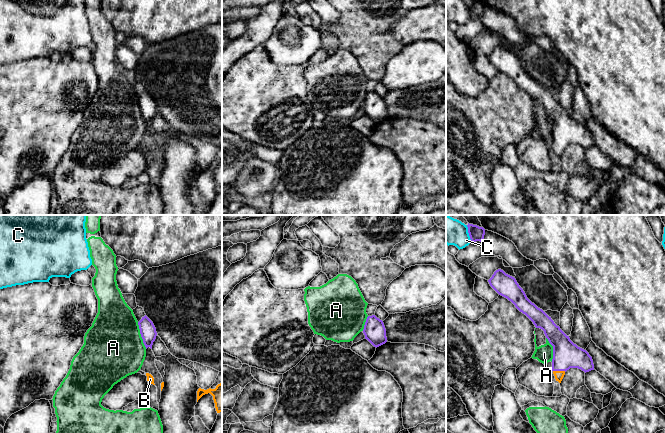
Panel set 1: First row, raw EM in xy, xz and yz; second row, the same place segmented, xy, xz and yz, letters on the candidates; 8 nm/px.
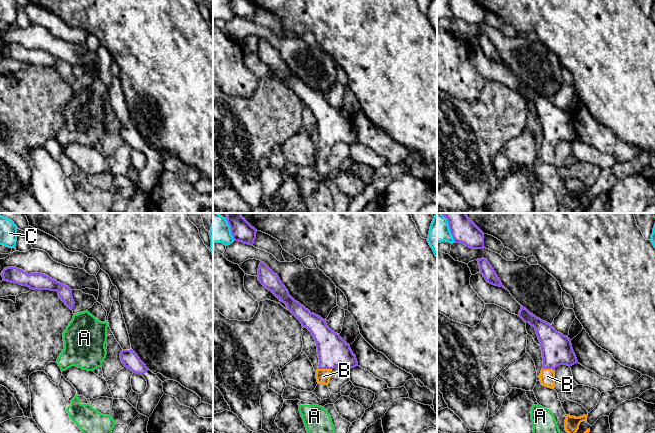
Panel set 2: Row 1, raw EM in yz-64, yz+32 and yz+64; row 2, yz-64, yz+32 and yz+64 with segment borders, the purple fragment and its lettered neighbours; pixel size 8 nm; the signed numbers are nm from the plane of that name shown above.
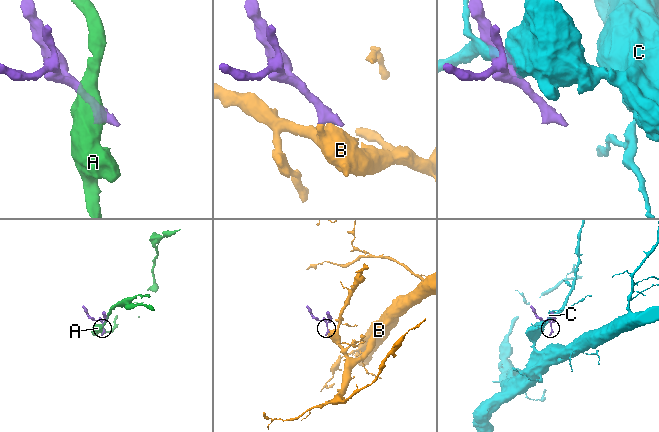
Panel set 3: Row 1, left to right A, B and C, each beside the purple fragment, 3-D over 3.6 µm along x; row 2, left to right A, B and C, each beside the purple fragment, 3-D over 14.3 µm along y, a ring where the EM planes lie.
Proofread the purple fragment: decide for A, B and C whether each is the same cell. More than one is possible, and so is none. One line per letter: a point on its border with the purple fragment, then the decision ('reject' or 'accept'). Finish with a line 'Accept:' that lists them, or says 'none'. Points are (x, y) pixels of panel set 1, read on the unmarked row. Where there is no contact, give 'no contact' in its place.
A: contact xy (141, 111); reject
B: contact yz (559, 146); accept
C: contact yz (468, 8); reject
Accept: B

